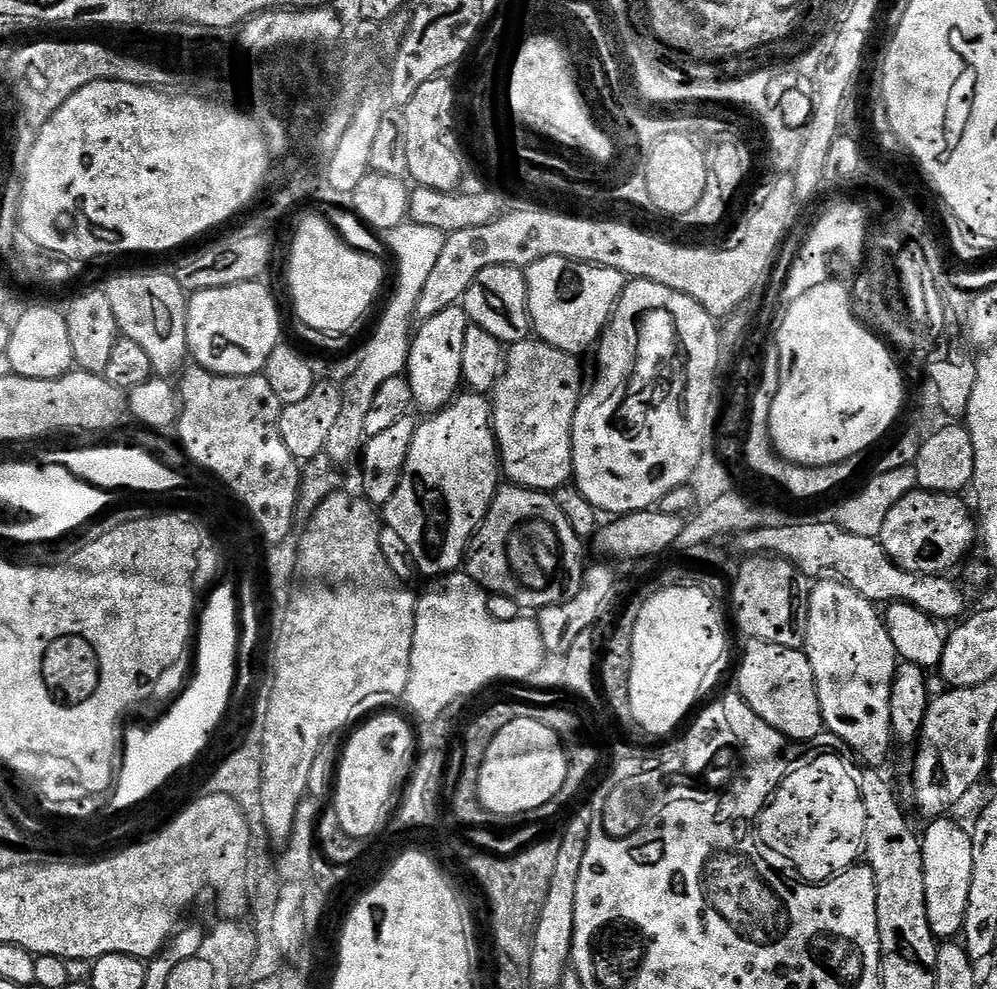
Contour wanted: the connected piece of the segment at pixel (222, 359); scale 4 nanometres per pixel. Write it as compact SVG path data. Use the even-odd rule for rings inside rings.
M260 280L211 288L187 297L186 342L199 367L223 376L263 373L270 354L281 343L280 312L270 289Z

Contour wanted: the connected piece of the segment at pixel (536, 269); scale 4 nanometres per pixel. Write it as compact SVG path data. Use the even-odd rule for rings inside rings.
M547 256L529 264L524 272L528 291L528 316L532 320L535 335L550 346L563 352L581 354L595 345L608 327L608 319L616 309L618 298L624 293L626 278L613 268L600 268L597 264L580 264L577 260L567 260L561 256Z

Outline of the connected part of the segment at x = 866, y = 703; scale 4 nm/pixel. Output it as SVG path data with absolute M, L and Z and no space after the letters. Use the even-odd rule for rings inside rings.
M824 578L813 584L816 585L807 593L808 621L802 651L814 670L818 706L822 710L825 729L829 733L832 731L858 759L865 760L869 769L883 769L888 751L894 745L890 720L891 684L898 665L894 642L890 642L884 617L871 600L862 598L851 586L835 578Z

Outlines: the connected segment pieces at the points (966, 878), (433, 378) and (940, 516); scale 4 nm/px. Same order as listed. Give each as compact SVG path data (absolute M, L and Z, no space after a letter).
M952 818L933 819L929 823L932 825L922 832L920 842L924 885L926 886L926 918L930 922L933 936L940 942L951 941L963 933L966 922L966 906L970 902L970 874L974 874L974 850L969 829L948 819Z
M453 306L434 314L434 318L423 321L420 329L415 329L408 346L406 379L411 403L415 407L417 404L424 414L440 411L452 403L461 391L462 345L469 323L463 307Z
M913 490L906 494L886 515L882 522L882 530L878 537L886 554L899 568L907 572L919 572L922 576L935 576L947 573L947 568L952 568L968 552L968 547L978 538L978 524L968 513L966 505L960 501L961 497L946 492L926 492Z

